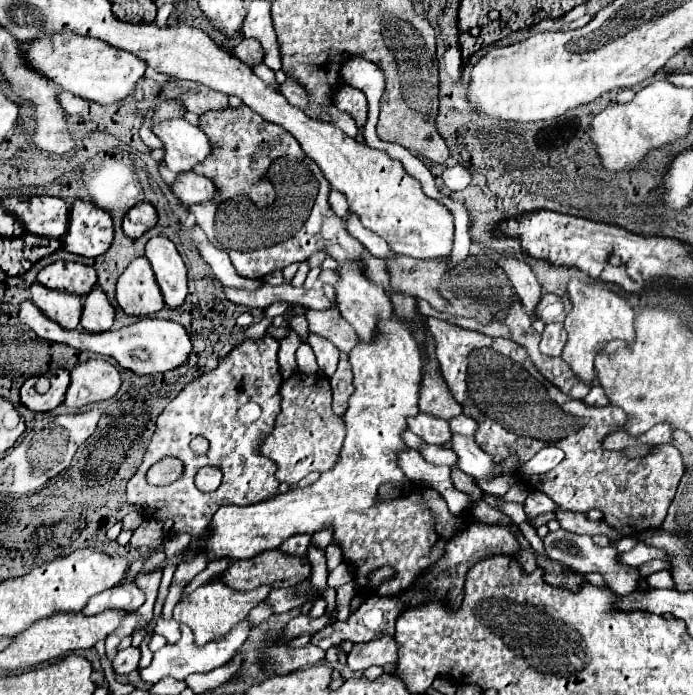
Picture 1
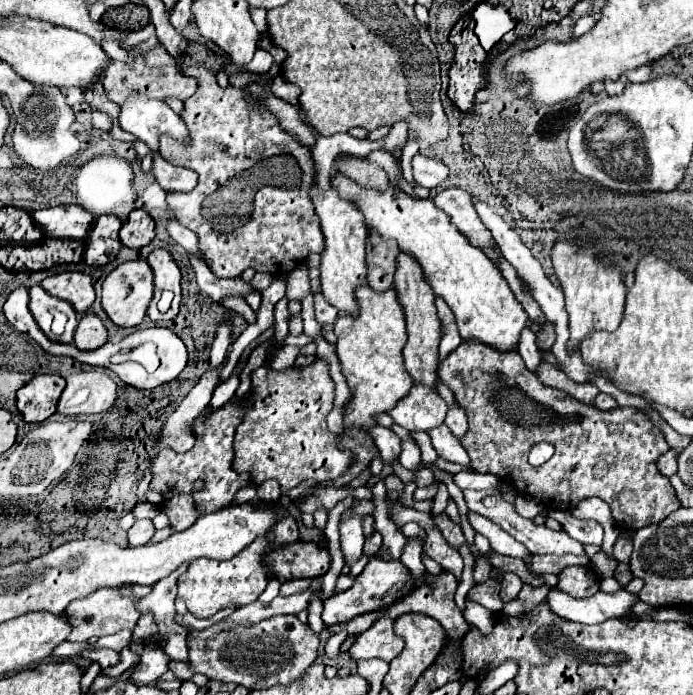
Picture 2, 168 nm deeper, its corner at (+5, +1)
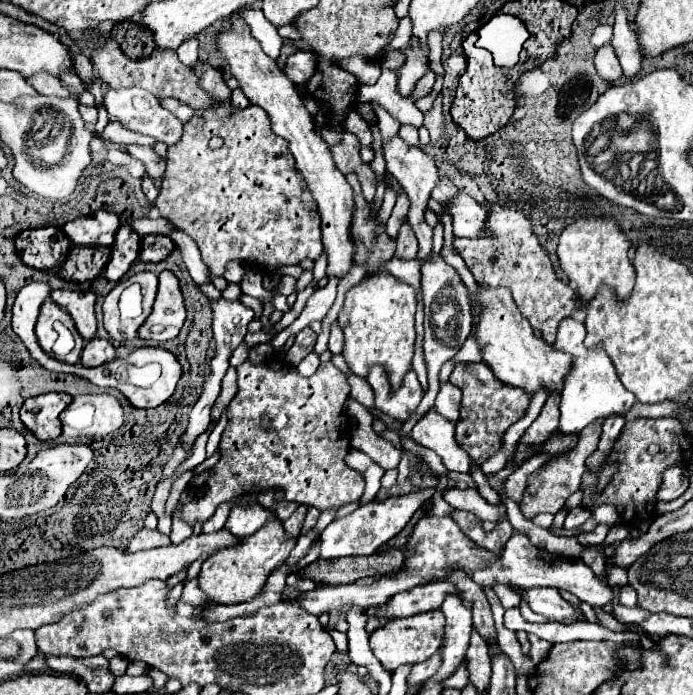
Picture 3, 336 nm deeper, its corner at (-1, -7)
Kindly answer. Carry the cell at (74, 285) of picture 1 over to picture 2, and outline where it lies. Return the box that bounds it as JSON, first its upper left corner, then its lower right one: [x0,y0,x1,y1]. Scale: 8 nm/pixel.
[41,271,95,315]

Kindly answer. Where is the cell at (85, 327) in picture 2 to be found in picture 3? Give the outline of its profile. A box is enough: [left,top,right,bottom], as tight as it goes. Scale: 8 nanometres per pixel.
[81,339,115,367]

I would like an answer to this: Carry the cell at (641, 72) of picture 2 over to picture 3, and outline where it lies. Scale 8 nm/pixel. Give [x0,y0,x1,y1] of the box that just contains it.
[611,5,641,79]

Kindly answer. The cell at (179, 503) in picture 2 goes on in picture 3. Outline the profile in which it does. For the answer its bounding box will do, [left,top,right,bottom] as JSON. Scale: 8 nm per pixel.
[183,359,365,525]

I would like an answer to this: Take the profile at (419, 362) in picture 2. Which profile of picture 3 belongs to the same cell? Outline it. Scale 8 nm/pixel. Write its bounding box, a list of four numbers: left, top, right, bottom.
[395,221,417,259]

